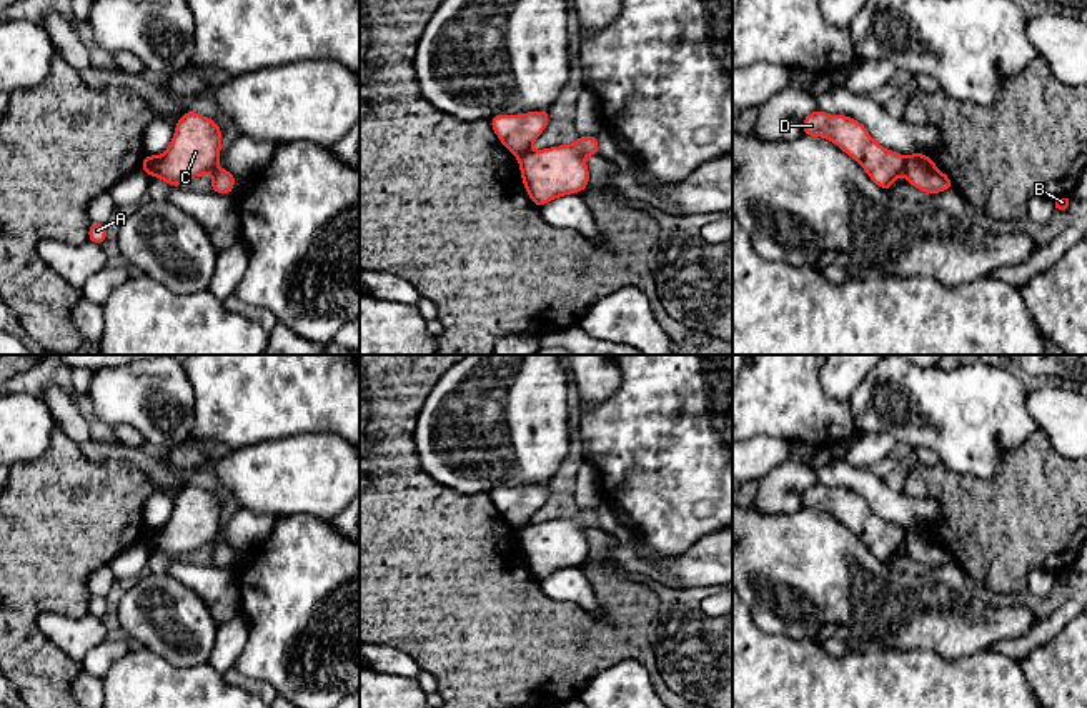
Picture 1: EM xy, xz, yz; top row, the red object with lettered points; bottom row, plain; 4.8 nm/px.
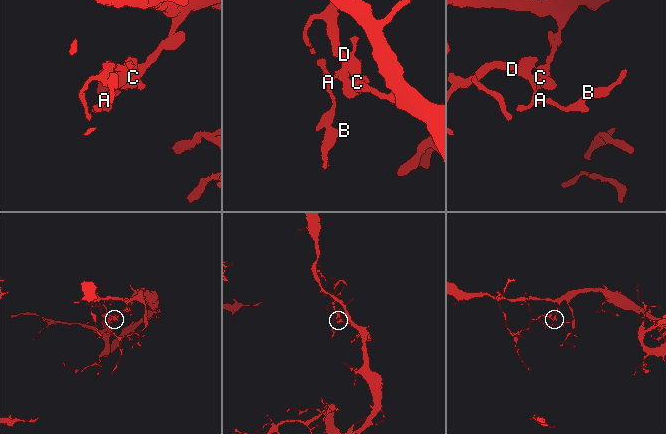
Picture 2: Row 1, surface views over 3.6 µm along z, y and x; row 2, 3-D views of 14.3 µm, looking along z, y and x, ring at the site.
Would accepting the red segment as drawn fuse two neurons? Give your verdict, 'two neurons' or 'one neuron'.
two neurons

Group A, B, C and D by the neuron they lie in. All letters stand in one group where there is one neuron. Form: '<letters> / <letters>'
A B D / C

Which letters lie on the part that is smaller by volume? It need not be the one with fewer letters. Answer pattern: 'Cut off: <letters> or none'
Cut off: A, B, D

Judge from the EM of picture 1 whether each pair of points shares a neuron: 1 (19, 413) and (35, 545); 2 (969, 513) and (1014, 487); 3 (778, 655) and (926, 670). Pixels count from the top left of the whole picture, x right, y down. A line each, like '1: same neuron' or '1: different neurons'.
1: different neurons
2: same neuron
3: same neuron

